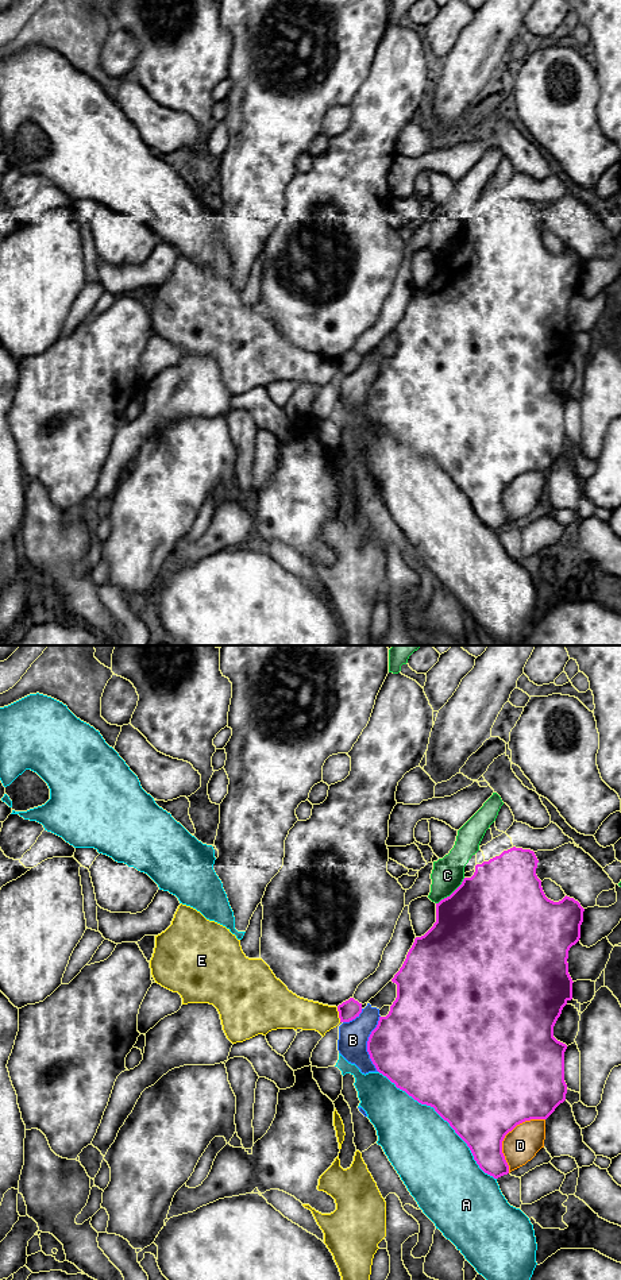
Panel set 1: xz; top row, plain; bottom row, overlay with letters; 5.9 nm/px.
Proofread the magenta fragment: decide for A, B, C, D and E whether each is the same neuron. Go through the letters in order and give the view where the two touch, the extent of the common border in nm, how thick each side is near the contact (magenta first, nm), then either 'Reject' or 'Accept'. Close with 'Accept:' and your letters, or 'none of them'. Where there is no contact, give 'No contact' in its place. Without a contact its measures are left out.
A: Touches magenta in xz. Shared border 950 nm. Thickness 500 nm (magenta) against 420 nm. Reject
B: Touches magenta in xz. Shared border 340 nm. Thickness 460 nm (magenta) against 180 nm. Reject
C: Touches magenta in xz. Shared border 240 nm. Thickness 500 nm (magenta) against 190 nm. Reject
D: Touches magenta in xz. Shared border 400 nm. Thickness 500 nm (magenta) against 200 nm. Reject
E: Touches magenta in xz. Shared border 90 nm. Thickness 120 nm (magenta) against 190 nm. Reject
Accept: none of them

